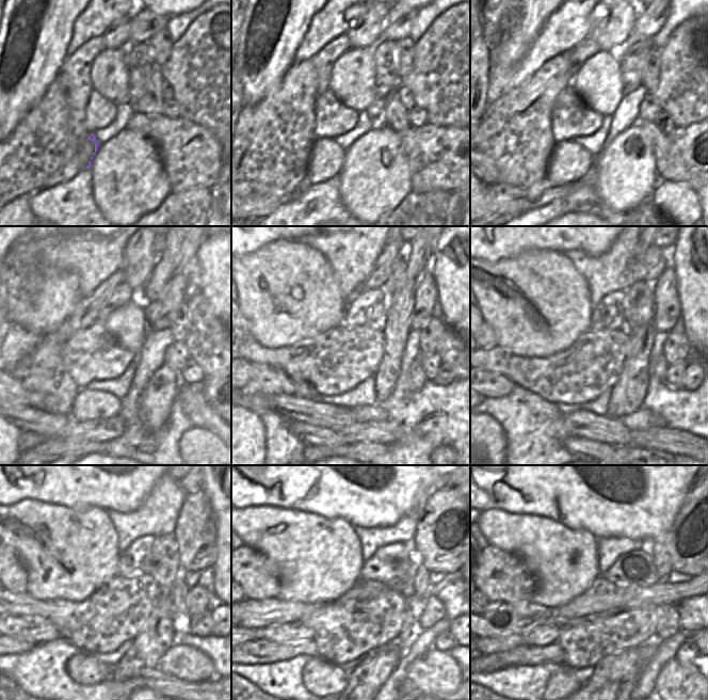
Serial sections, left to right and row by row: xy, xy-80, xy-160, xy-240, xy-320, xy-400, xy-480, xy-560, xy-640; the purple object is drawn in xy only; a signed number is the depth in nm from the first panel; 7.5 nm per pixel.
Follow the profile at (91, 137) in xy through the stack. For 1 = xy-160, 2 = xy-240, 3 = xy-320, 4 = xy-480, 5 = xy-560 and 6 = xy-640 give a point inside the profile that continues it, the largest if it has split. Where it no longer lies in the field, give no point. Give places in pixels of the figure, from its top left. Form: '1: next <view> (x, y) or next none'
1: next xy-160 (568, 162)
2: next xy-240 (89, 404)
3: next xy-320 (374, 413)
4: next xy-480 (187, 663)
5: next xy-560 (435, 673)
6: next xy-640 (677, 682)

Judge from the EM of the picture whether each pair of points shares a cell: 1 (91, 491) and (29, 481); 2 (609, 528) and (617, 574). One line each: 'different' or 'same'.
1: same
2: different

